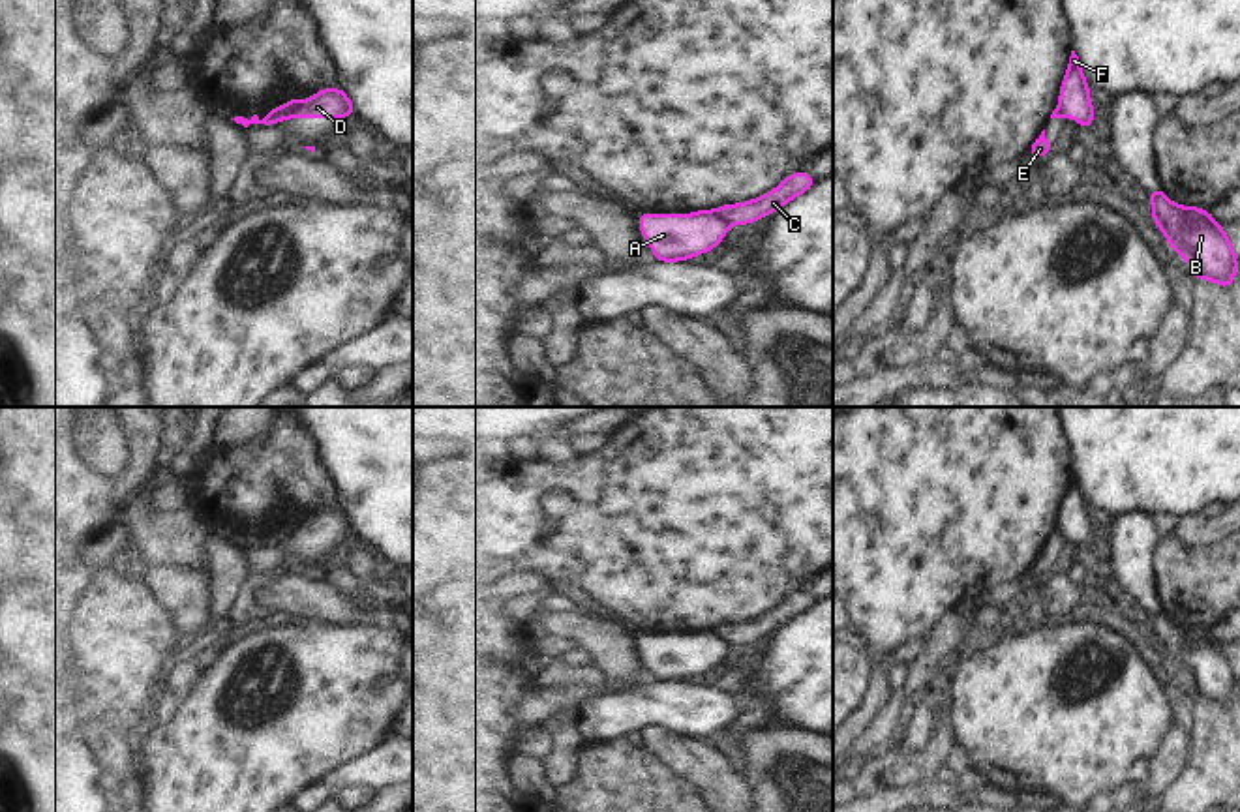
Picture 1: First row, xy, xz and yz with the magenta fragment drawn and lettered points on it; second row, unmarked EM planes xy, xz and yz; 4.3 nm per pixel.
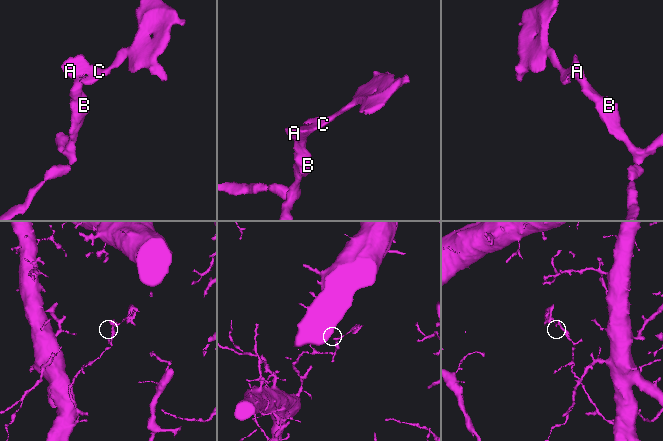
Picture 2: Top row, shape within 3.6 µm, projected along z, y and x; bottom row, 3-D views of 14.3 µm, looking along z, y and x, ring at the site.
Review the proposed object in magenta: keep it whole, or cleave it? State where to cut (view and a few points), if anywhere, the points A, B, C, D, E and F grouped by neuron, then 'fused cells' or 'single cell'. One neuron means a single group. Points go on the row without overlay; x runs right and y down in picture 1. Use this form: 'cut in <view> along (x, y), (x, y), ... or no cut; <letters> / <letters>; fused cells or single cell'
cut in xz along (711, 631), (728, 646); A B F / C D E; fused cells

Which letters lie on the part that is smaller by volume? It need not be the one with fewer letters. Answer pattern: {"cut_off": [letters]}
{"cut_off": ["C", "D", "E"]}

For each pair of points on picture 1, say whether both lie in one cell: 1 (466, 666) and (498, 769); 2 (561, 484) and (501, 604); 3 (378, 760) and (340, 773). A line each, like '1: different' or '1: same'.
1: same
2: different
3: same

